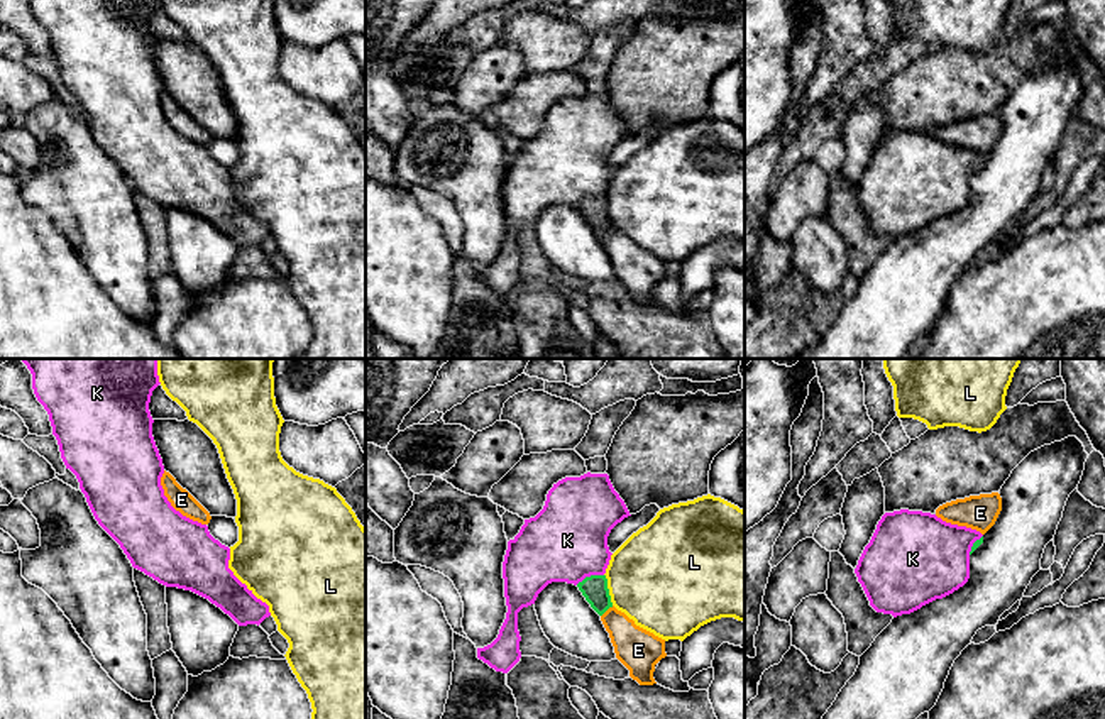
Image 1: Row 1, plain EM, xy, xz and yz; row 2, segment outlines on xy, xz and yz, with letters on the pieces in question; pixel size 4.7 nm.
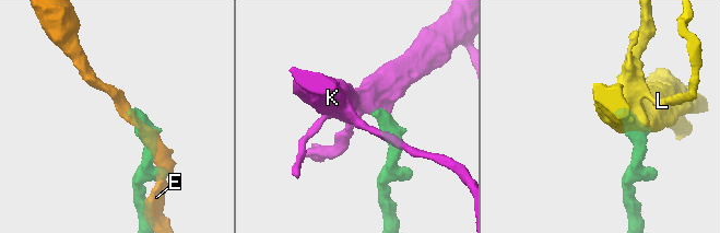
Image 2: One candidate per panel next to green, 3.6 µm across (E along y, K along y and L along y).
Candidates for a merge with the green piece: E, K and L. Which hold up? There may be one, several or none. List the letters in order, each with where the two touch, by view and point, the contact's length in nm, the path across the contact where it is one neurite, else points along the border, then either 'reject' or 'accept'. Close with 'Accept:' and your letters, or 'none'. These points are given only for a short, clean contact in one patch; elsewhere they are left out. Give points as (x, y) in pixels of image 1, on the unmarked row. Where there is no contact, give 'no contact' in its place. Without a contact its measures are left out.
E: meets green in xz at (606, 230); contact 80 nm long; reject
K: meets green in xz at (589, 198); contact 140 nm long; runs through xz (594, 210), (589, 198), (581, 178), (567, 161); accept
L: meets green in xz at (608, 210); contact 160 nm long; reject
Accept: K

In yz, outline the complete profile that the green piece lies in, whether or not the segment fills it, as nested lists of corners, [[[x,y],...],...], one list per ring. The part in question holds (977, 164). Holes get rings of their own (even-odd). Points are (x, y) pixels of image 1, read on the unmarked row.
[[[885,134],[855,195],[870,227],[897,239],[963,208],[970,200],[970,176],[981,164],[980,152],[931,134]]]

